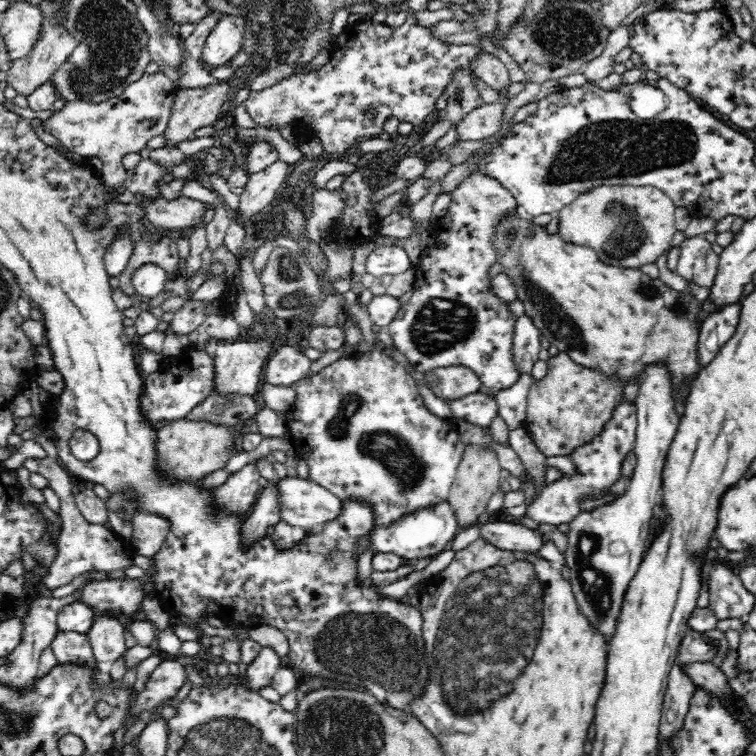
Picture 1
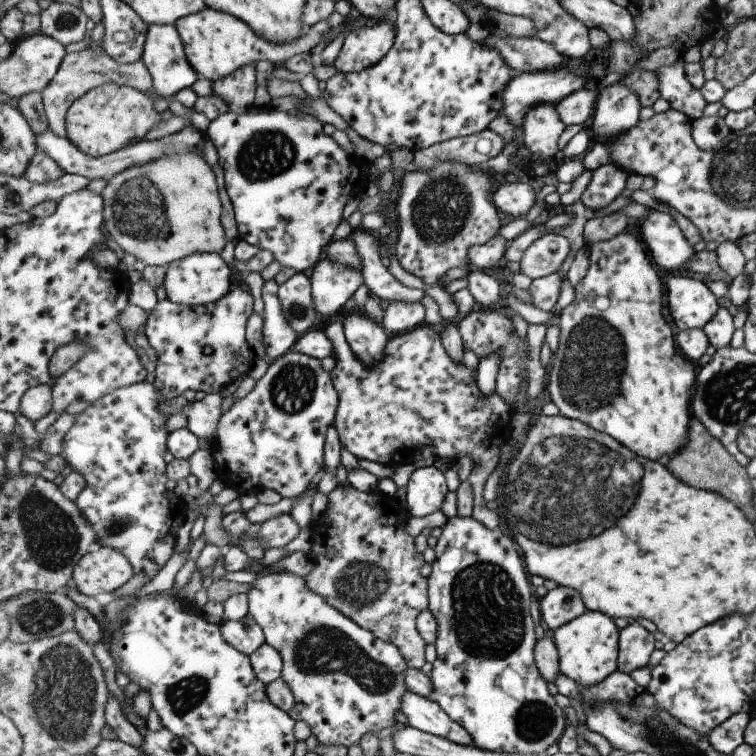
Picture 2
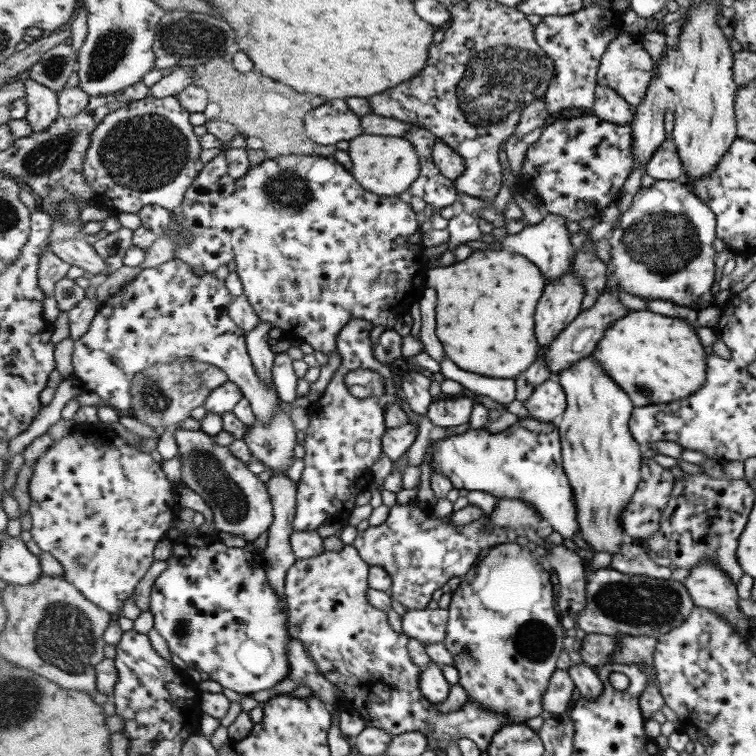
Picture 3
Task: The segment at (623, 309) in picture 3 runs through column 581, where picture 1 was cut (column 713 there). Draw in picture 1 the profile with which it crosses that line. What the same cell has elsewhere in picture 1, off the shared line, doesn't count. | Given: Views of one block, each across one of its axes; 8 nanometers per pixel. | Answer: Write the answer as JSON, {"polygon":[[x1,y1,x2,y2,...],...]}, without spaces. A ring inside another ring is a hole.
{"polygon":[[740,303,729,304,721,311,707,315,699,328,698,363,704,368,712,362,722,345,735,334,740,316]]}

